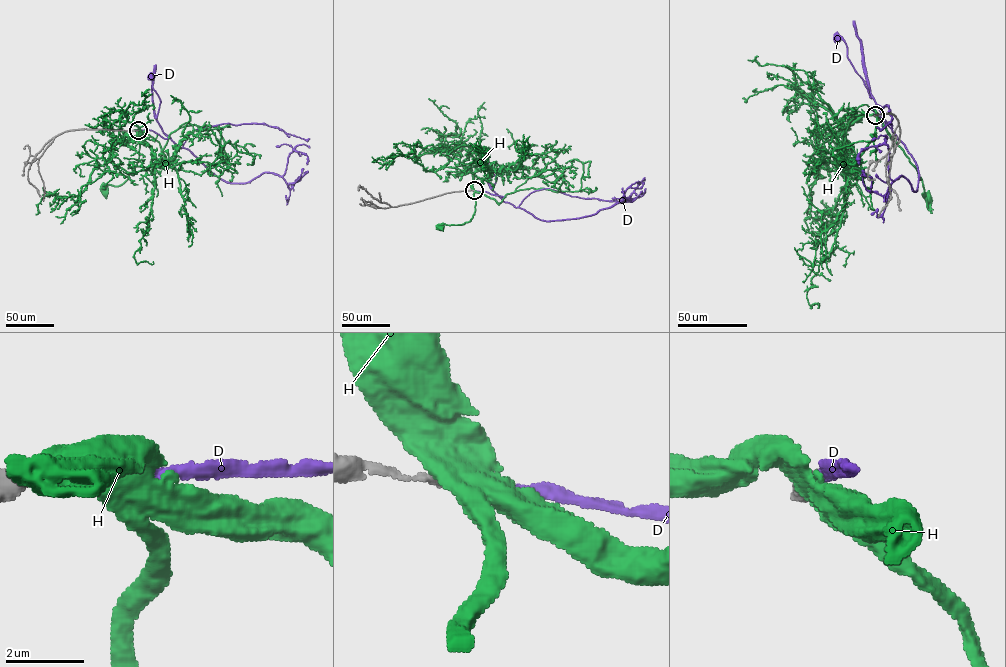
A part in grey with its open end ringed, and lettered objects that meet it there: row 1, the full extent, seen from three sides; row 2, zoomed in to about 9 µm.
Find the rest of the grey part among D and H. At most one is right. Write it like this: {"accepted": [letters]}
{"accepted": ["D"]}

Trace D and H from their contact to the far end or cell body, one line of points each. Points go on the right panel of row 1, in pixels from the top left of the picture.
D: (875, 115), (880, 118), (883, 127), (885, 120), (847, 57), (846, 43), (838, 38)
H: (874, 115), (916, 169), (921, 179), (923, 194), (928, 198)

